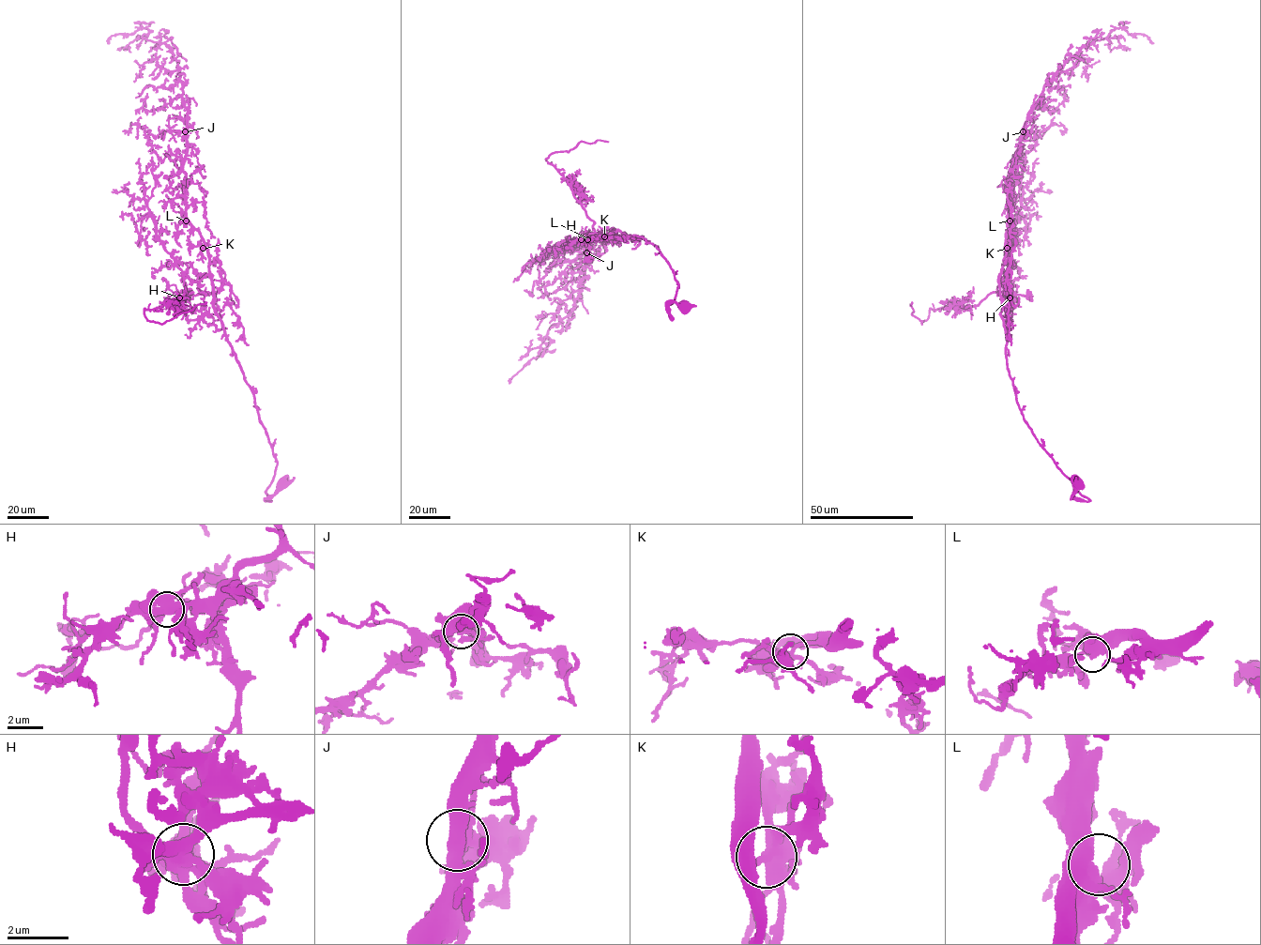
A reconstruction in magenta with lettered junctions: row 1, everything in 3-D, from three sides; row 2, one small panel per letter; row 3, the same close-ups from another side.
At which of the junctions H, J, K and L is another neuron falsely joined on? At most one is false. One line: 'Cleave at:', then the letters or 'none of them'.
Cleave at: H

